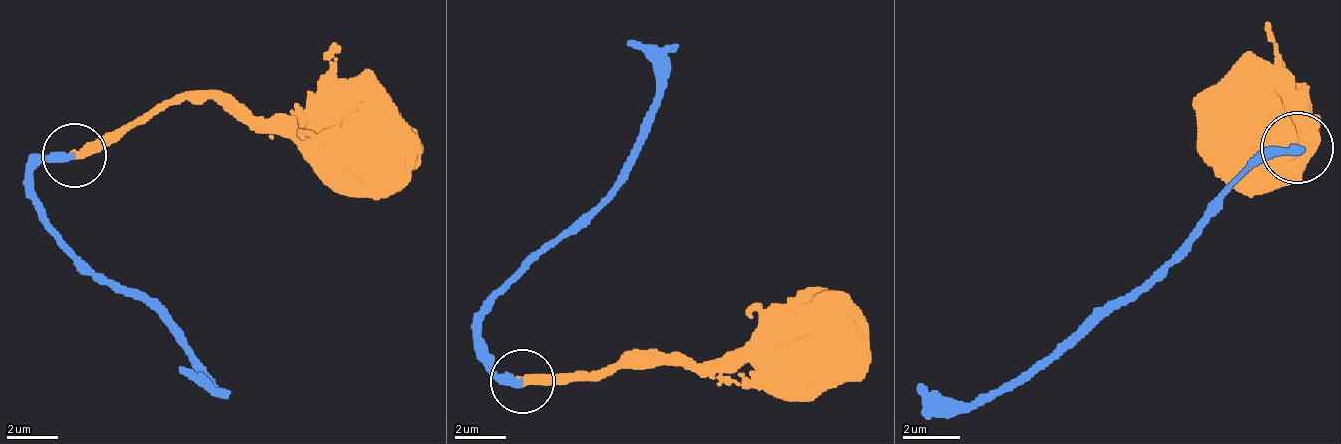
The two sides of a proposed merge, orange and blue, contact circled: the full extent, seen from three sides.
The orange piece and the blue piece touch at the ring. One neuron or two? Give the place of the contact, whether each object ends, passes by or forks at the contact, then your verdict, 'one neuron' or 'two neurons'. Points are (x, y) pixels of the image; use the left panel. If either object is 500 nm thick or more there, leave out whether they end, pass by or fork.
(74, 155) | orange ends | blue ends | one neuron

